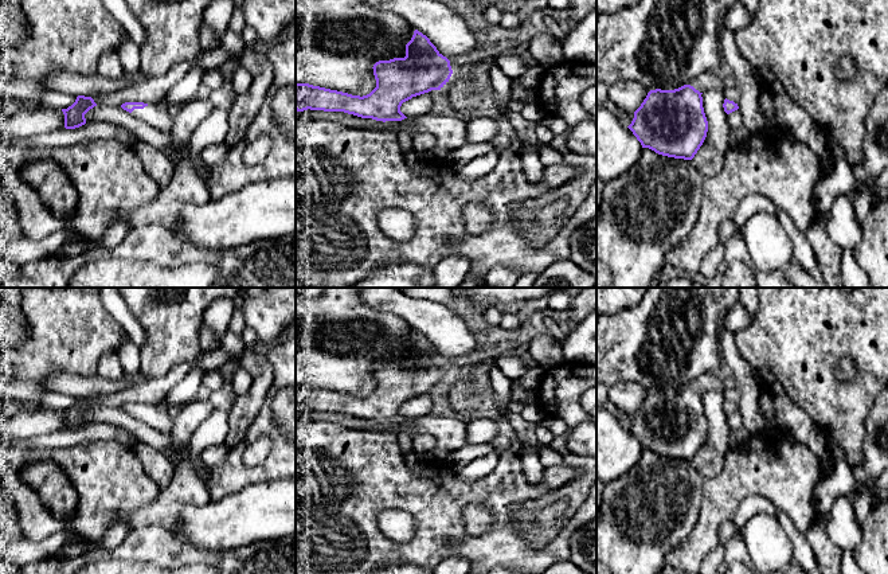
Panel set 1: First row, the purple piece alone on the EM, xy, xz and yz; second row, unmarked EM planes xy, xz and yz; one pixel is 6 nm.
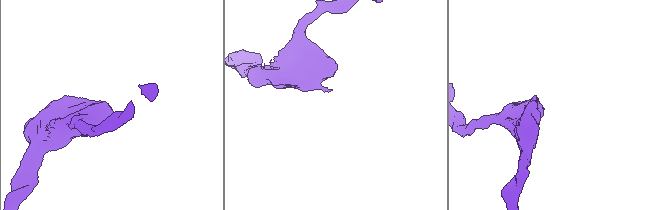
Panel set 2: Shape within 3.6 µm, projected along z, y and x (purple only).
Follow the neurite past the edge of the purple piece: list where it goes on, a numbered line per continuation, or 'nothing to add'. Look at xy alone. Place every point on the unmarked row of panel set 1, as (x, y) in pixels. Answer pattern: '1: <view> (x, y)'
1: xy (159, 418)

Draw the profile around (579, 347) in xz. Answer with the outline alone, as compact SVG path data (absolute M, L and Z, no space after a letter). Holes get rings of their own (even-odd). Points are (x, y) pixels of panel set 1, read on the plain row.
M596 309L570 324L562 348L566 363L596 366Z

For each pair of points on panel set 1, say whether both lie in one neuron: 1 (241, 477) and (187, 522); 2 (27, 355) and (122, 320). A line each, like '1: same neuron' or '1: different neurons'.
1: different neurons
2: different neurons

